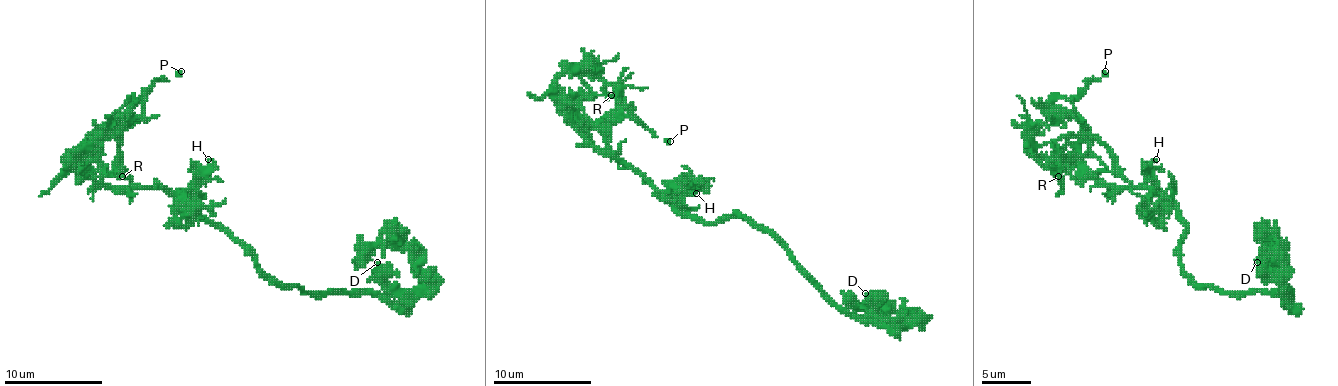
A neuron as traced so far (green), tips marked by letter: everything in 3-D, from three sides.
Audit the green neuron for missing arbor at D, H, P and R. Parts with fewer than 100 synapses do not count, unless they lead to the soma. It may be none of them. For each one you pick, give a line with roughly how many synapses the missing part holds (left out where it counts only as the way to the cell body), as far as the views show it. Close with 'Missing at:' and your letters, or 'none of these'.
Missing at: P

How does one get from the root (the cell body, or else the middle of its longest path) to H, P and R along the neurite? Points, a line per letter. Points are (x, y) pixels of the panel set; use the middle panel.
H: (736, 217), (692, 220), (679, 195), (692, 186), (696, 193)
P: (736, 217), (699, 222), (679, 215), (635, 171), (618, 166), (608, 127), (630, 110), (650, 132), (670, 141)
R: (736, 217), (699, 222), (679, 215), (635, 171), (606, 156), (564, 112), (584, 97), (611, 95)

